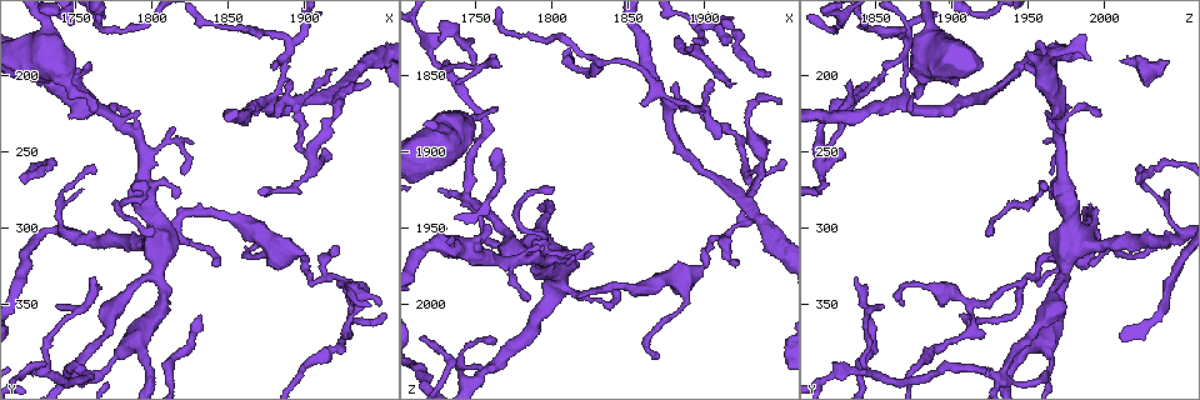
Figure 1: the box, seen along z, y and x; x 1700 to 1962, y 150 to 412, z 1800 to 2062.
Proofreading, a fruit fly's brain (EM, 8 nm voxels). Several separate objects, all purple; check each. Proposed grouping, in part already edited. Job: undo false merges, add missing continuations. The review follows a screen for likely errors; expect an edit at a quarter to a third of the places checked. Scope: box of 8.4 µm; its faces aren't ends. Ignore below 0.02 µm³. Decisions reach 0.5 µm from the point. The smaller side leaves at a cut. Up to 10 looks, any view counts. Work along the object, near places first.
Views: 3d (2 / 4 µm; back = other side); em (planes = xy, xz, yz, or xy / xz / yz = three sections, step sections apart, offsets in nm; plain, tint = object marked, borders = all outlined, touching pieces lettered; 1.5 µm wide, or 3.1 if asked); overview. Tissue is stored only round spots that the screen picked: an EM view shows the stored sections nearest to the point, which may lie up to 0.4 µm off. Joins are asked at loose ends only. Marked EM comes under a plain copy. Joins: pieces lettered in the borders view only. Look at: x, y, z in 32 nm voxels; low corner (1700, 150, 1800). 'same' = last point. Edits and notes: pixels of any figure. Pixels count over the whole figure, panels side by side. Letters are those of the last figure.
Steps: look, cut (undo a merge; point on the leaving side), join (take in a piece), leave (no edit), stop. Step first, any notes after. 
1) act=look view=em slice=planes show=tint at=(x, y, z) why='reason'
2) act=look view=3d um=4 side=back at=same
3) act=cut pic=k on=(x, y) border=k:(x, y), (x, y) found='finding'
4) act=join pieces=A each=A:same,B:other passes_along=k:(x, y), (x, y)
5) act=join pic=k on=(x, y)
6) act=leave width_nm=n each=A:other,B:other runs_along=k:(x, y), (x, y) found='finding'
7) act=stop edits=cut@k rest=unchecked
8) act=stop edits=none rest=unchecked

act=look view=em slice=yz step=8 show=tint at=(1762, 224, 1872) why='branch stops here'

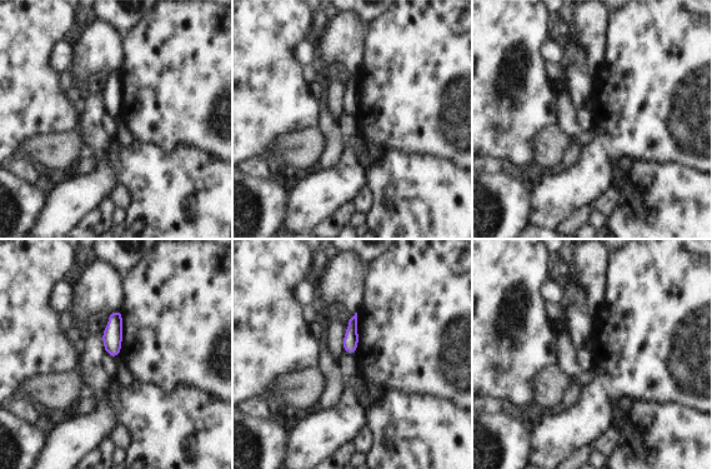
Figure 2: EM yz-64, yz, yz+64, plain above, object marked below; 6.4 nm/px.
act=look view=em slice=xz step=4 show=borders at=same why='cut it another way'

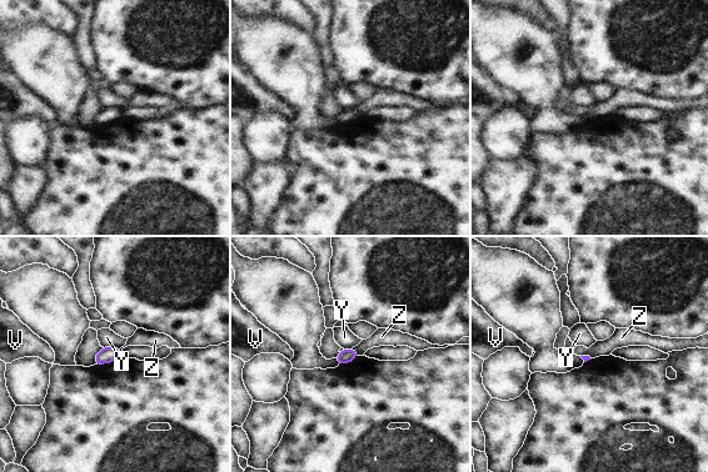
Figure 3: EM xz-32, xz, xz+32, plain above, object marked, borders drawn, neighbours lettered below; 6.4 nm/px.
act=leave each=V:other,Y:other,Z:other found='none of them fits'

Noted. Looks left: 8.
act=look view=3d um=4 at=(1924, 336, 1946)

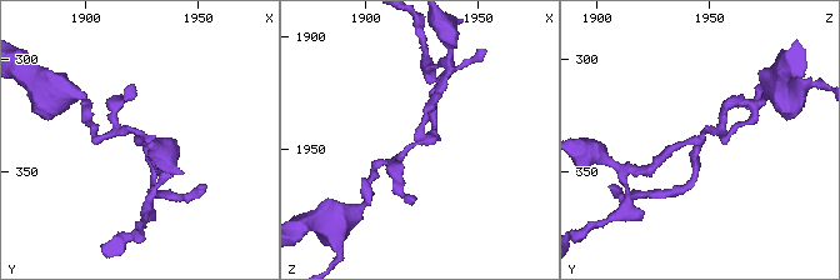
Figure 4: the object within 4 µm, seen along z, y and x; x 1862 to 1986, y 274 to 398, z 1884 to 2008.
act=look view=em slice=planes show=borders at=(1924, 338, 1946) arms=3 why='need the tissue'

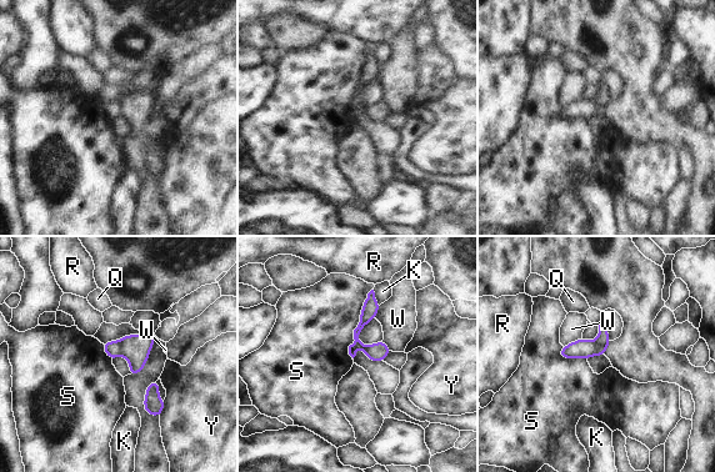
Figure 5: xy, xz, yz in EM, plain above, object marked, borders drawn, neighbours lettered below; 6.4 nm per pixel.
act=cut pic=5 on=(111, 349) each=K:other,Q:other,R:other,S:other,W:other,Y:other border=5:(116, 341), (120, 355) found='a second cell is stuck on'

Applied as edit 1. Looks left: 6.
act=look view=overview

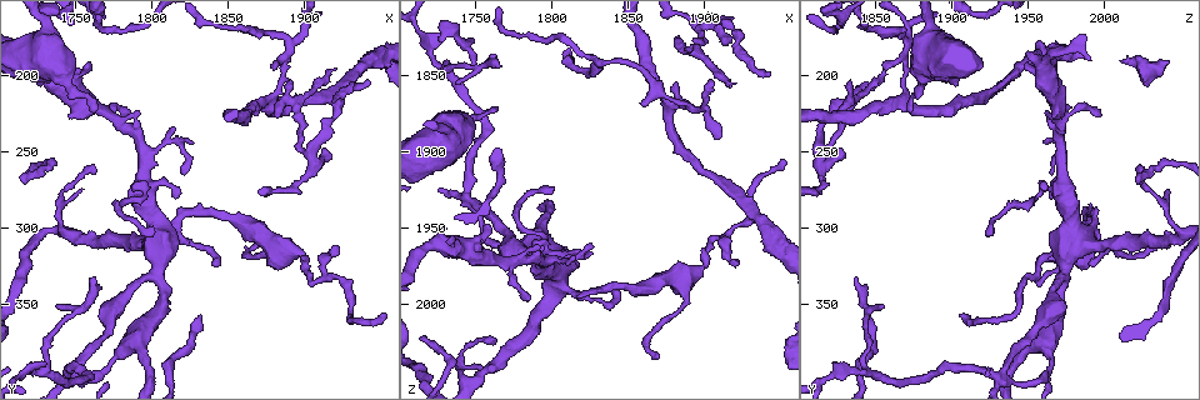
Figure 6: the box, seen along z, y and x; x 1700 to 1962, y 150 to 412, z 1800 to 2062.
act=look view=em slice=planes show=tint at=(1870, 308, 2036) why='an open end'

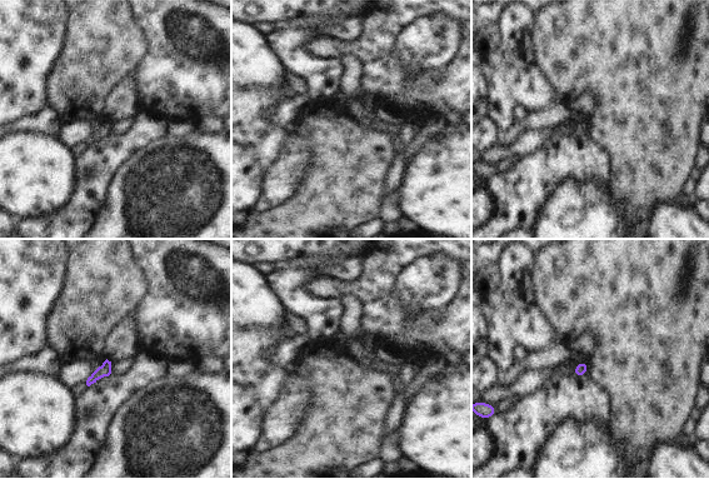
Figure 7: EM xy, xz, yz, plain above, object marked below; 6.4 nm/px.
act=look view=em slice=planes show=borders at=same

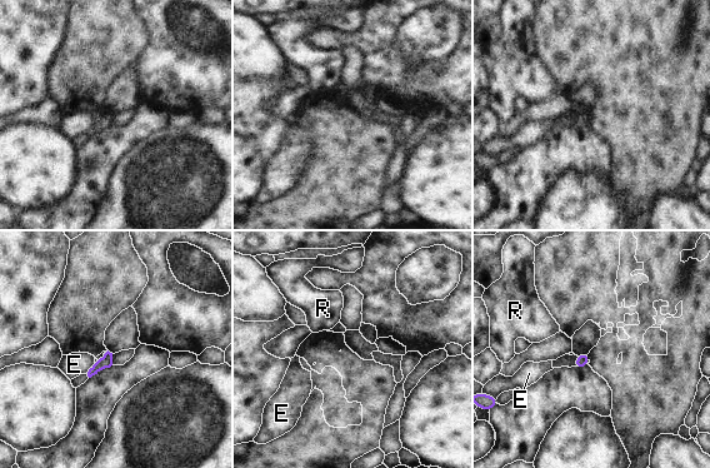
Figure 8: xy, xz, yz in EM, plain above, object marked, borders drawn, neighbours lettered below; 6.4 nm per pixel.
act=leave each=E:other,R:other found='none of them fits'

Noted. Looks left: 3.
act=look view=3d um=2 at=(1792, 224, 1960) why='an open end'

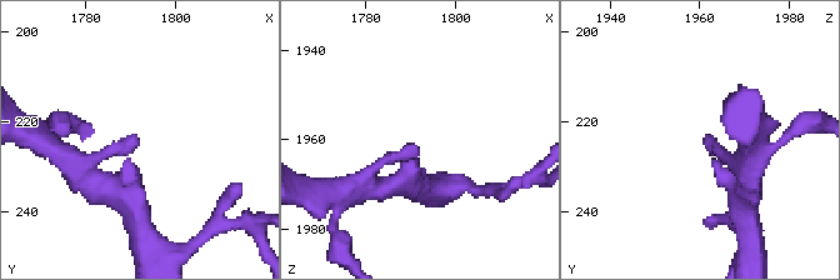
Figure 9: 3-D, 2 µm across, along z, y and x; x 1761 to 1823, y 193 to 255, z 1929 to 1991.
act=look view=em slice=planes show=borders at=(1791, 223, 1961)

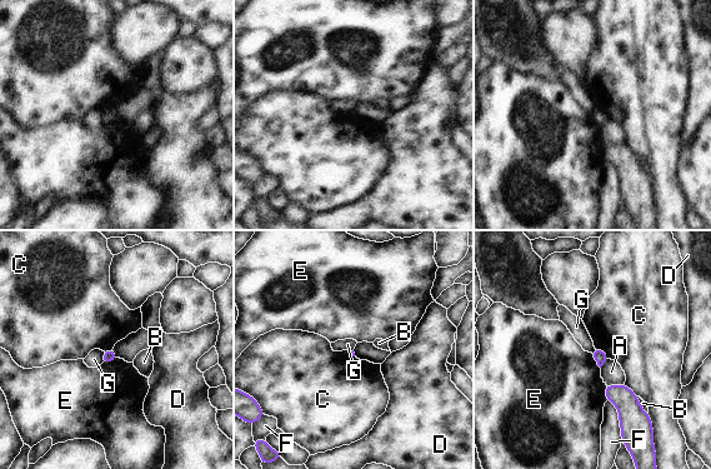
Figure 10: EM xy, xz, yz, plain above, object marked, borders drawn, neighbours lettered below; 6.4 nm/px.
act=leave longest_contact=F:240nm each=A:other,B:other,C:other,D:other,E:other,F:other,G:other border=10:(104, 352), (100, 363) found='none of them fits'

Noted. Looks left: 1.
act=stop edits=cut@5 rest=unchecked

